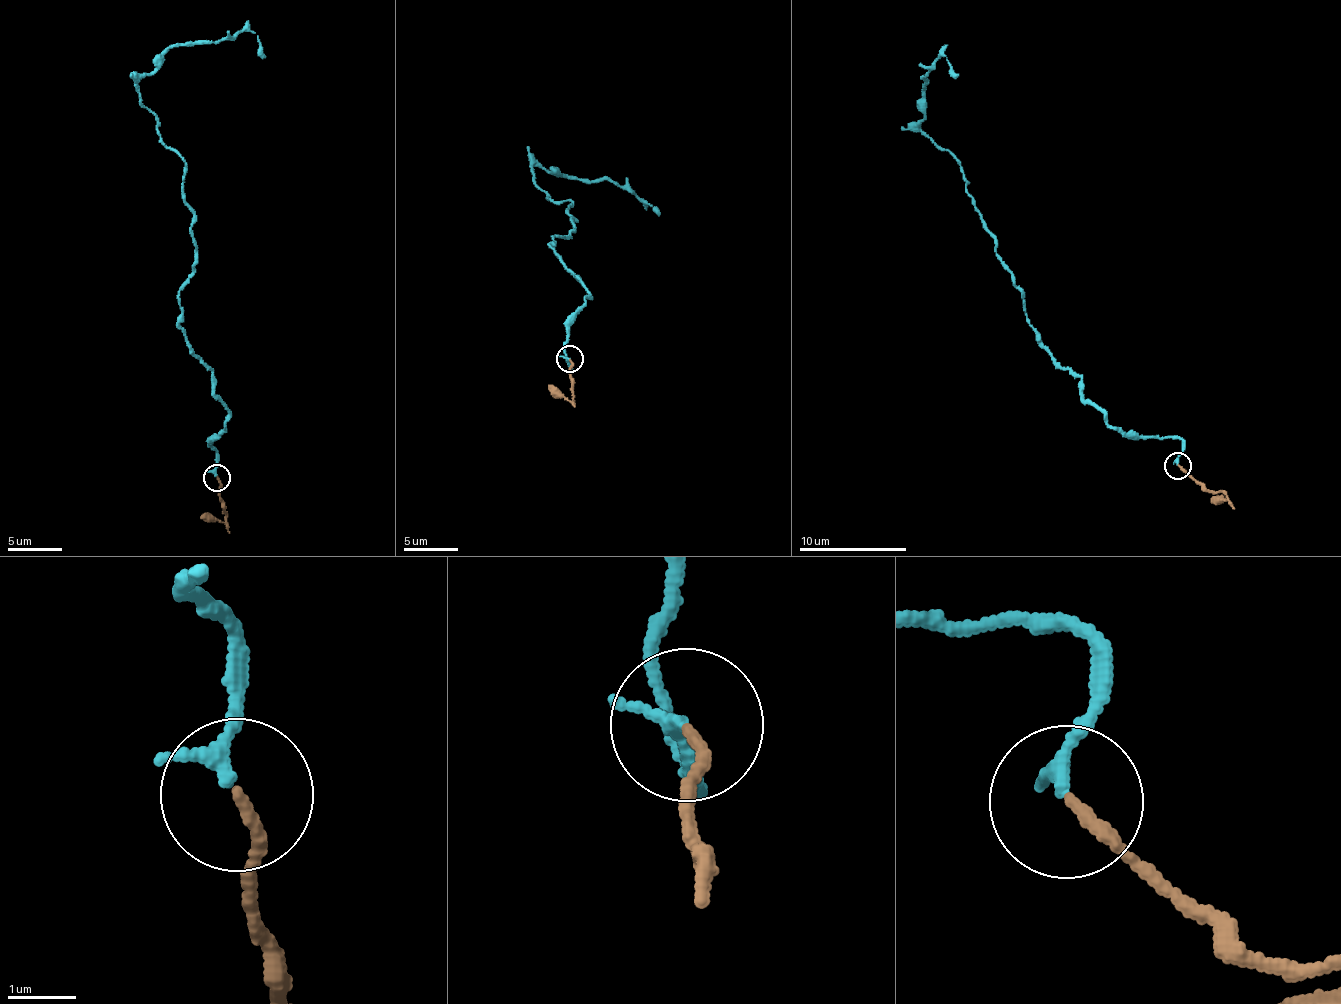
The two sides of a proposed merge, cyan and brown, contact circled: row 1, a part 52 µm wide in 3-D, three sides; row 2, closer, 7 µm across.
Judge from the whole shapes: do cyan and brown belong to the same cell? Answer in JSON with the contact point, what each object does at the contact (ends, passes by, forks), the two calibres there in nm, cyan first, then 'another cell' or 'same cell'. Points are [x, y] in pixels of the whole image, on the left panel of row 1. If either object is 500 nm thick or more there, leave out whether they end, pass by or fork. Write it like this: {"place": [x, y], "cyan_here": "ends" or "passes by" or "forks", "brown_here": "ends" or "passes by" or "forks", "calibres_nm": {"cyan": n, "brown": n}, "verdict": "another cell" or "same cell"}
{"place": [217, 477], "cyan_here": "ends", "brown_here": "ends", "calibres_nm": {"cyan": 240, "brown": 180}, "verdict": "same cell"}

